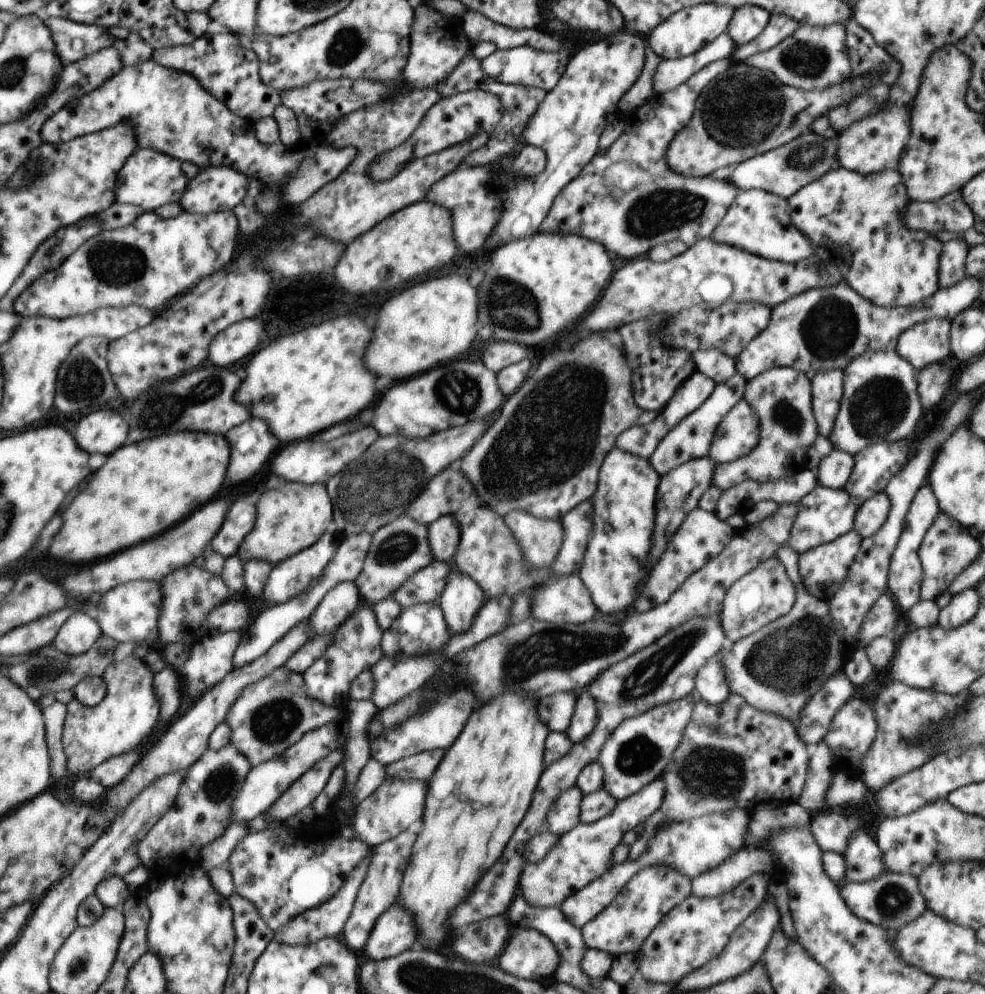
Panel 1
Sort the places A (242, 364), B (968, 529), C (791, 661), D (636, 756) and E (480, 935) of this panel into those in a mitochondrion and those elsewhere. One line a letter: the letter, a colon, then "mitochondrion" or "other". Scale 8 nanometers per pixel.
A: other
B: other
C: mitochondrion
D: mitochondrion
E: mitochondrion

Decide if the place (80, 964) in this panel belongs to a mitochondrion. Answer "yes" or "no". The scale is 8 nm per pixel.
yes

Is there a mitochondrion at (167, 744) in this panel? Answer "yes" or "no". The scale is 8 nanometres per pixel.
no

